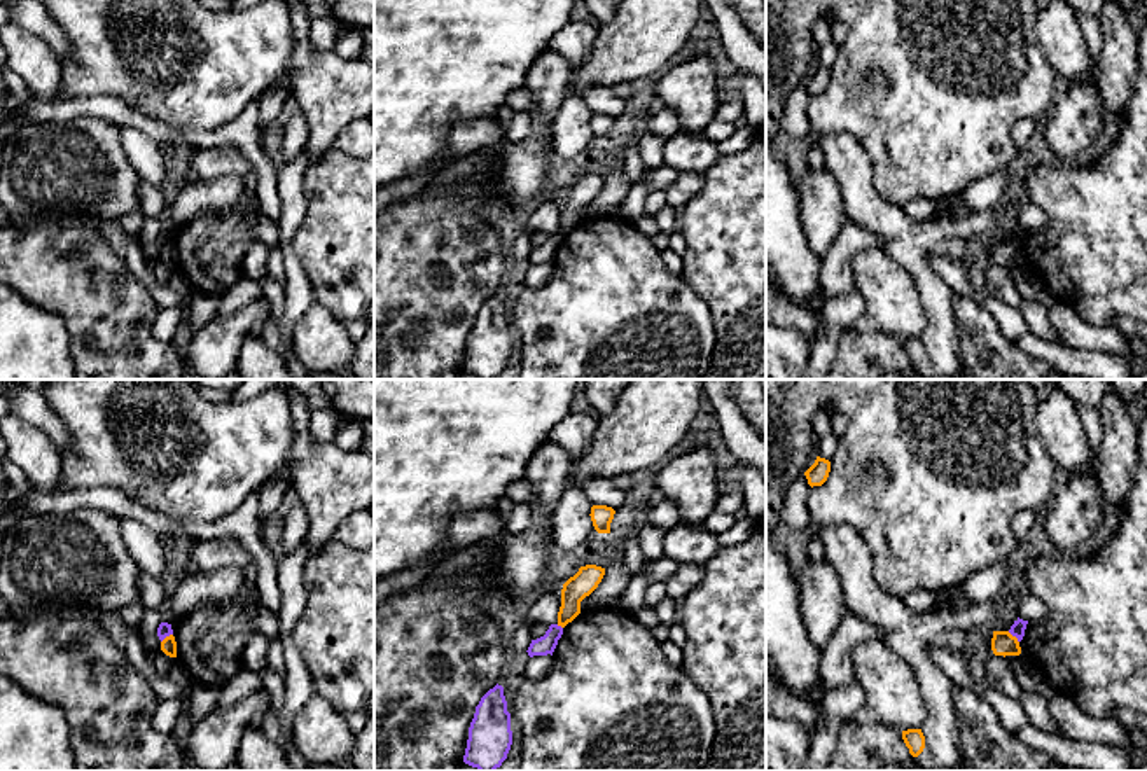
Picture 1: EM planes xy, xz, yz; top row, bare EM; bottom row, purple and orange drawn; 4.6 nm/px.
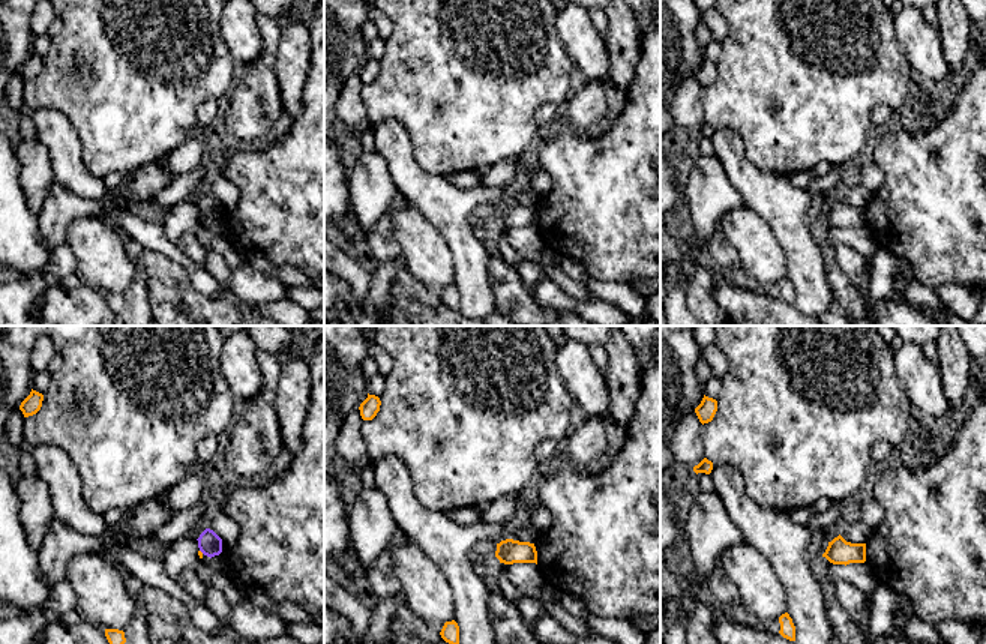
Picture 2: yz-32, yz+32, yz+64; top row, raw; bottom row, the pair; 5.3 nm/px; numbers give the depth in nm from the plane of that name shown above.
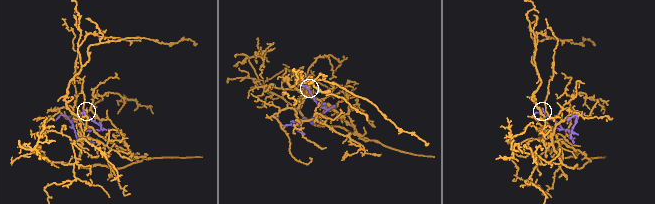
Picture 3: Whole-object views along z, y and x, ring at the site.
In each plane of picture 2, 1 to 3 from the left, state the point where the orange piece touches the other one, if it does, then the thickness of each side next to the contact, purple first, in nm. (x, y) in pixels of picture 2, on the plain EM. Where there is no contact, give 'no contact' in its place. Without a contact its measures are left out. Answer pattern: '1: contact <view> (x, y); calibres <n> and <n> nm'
1: contact yz-32 (201, 215); calibres 120 and 20 nm
2: no contact
3: no contact

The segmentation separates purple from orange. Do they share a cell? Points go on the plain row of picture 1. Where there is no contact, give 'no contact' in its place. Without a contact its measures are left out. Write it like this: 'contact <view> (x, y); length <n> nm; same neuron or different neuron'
contact yz (1014, 243); length 80 nm; different neuron

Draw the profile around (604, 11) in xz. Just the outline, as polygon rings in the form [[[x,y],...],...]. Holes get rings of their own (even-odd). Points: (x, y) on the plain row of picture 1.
[[[586,0],[589,12],[600,24],[608,23],[622,0]]]

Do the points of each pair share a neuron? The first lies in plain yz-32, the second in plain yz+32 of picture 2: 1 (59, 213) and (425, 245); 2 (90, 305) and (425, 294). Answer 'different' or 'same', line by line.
1: different
2: same

